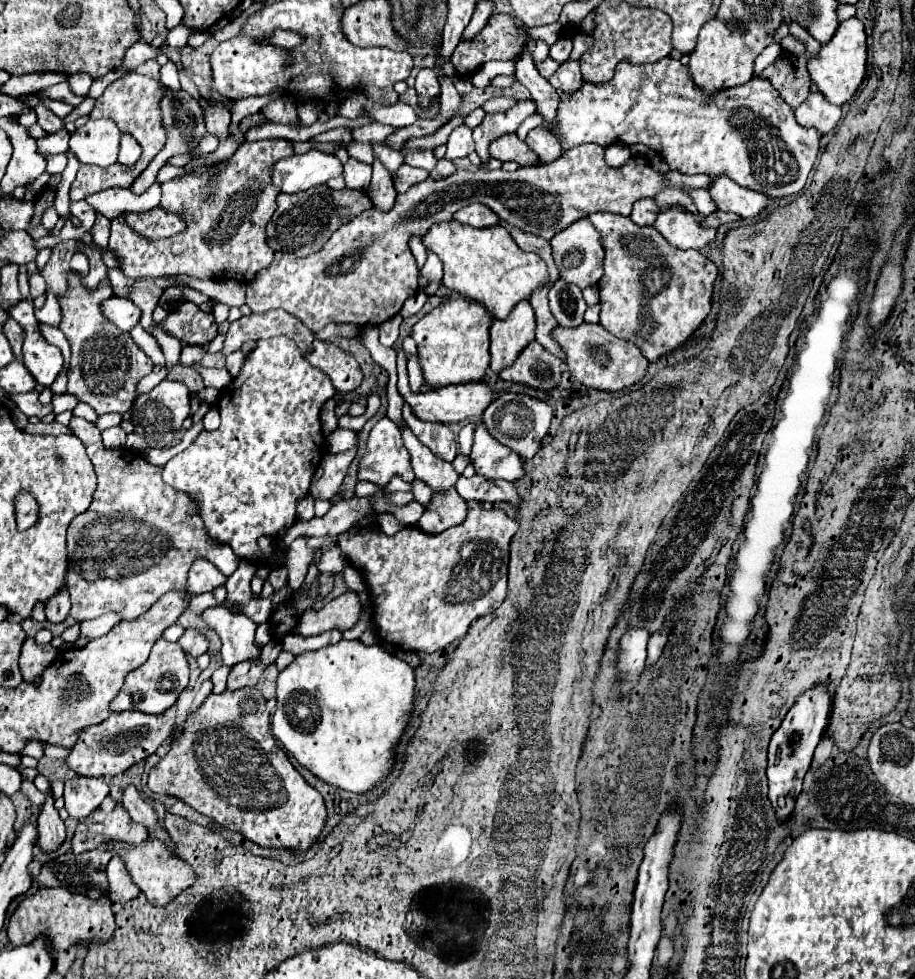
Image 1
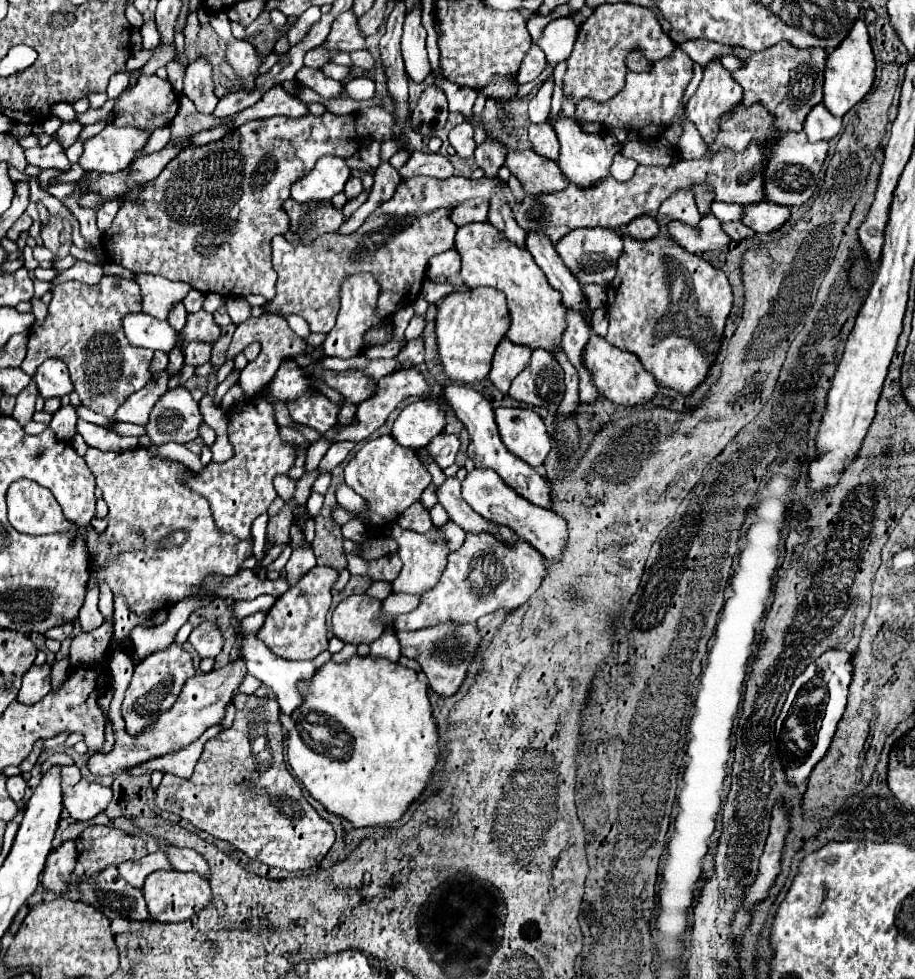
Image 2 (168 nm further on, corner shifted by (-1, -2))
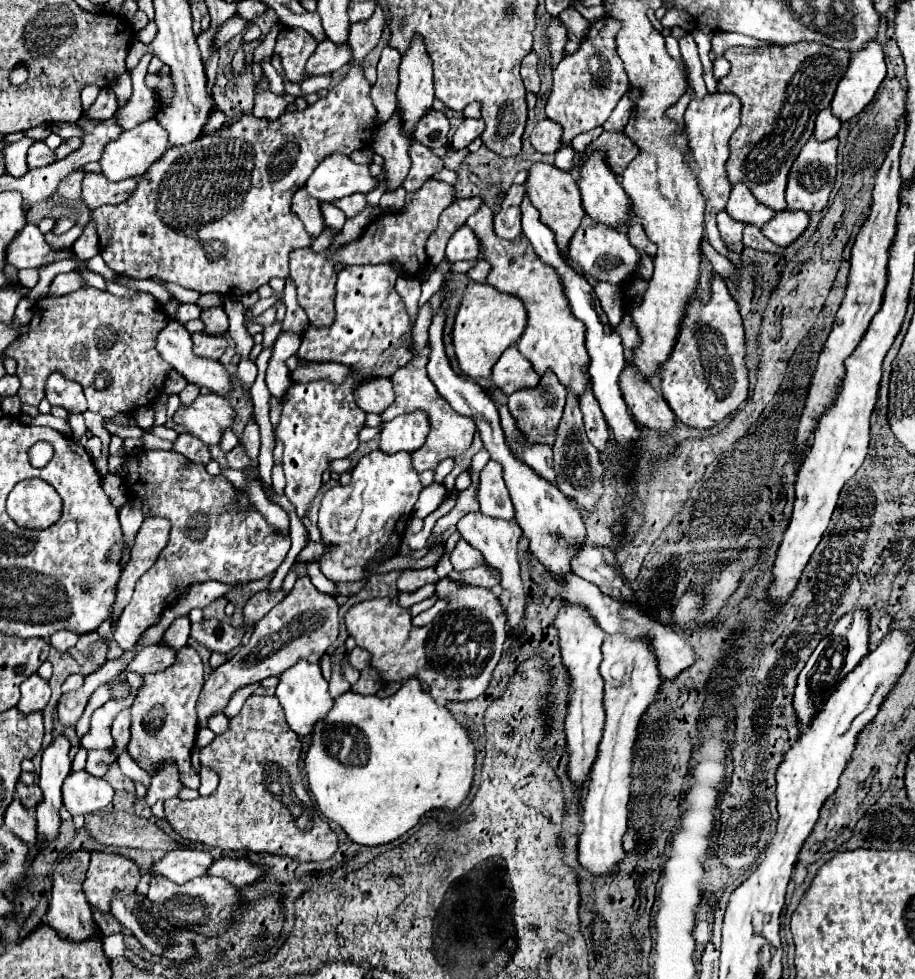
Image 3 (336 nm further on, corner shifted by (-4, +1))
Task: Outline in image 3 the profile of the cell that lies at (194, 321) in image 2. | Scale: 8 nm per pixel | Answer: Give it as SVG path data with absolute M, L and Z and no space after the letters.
M204 308L200 314L200 320L204 322L204 332L212 336L220 336L228 332L228 316L222 308Z

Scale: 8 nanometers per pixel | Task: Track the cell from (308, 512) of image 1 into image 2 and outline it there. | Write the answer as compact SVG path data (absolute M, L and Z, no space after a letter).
M337 441L329 451L327 451L327 455L323 457L323 461L319 463L319 469L323 471L323 473L329 473L329 471L333 471L333 467L337 467L347 455L349 455L349 451L355 447L355 443L353 441Z

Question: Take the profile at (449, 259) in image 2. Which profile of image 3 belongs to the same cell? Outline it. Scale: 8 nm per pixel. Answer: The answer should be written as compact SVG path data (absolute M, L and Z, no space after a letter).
M468 226L458 228L446 246L448 264L454 264L458 260L476 260L478 254L480 254L480 242L476 242L476 236Z

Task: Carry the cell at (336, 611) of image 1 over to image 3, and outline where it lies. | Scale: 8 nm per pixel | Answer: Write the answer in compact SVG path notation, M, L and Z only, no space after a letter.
M450 578L436 584L436 594L438 598L448 596L448 608L424 628L412 626L410 612L396 598L370 598L346 612L346 630L360 648L372 654L372 666L384 682L416 676L426 680L434 700L472 700L486 690L504 650L506 616L502 604L490 590L460 588Z

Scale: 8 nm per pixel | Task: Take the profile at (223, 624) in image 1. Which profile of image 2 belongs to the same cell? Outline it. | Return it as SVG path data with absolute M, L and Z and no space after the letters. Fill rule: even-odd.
M257 611L249 617L245 617L241 621L241 631L245 637L243 637L243 647L241 647L241 657L245 659L247 663L247 671L257 677L259 681L263 681L265 685L269 685L273 689L273 693L277 695L277 703L281 707L281 713L285 715L291 715L299 705L301 705L301 699L303 695L299 693L297 685L299 681L309 681L313 675L315 675L315 665L311 661L287 661L287 659L281 659L277 655L273 655L259 639L257 639L257 631L261 629L263 621L265 621L265 615L267 611ZM255 615L255 617L253 617ZM253 617L253 619L251 619Z

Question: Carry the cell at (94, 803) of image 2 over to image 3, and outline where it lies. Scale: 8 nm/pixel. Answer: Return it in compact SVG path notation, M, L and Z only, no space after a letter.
M72 772L62 788L64 806L70 810L72 816L76 814L90 814L96 810L106 808L112 802L114 788L104 780L82 772Z

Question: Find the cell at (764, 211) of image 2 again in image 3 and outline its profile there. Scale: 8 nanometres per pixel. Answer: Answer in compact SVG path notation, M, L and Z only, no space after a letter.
M782 210L776 212L772 220L768 220L760 230L764 236L768 236L768 240L772 240L774 244L786 248L788 244L792 244L808 226L808 216L802 210Z

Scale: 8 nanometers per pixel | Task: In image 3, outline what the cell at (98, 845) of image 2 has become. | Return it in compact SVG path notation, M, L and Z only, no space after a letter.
M92 850L90 854L92 860L82 890L90 904L108 912L114 890L136 890L136 884L140 880L140 866L134 860L116 852Z

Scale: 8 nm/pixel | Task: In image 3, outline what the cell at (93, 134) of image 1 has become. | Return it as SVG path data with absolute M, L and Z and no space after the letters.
M150 118L132 130L124 130L116 140L110 140L104 146L98 162L100 162L102 174L108 180L116 182L116 180L144 174L156 160L160 160L160 156L166 152L166 146L168 146L168 132L160 126L160 122L156 118Z

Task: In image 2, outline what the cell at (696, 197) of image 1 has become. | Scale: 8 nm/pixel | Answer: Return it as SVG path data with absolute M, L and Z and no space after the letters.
M715 201L711 205L711 213L721 221L721 223L729 223L729 221L739 221L743 215L743 205L737 203L721 203Z

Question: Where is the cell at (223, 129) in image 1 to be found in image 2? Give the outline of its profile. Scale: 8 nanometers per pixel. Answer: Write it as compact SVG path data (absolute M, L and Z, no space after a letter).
M199 57L193 63L189 63L183 79L183 93L195 103L197 111L201 111L203 115L211 115L219 101L213 89L215 85L211 75L211 63L205 57Z

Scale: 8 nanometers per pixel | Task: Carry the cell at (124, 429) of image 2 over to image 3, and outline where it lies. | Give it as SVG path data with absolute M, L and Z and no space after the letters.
M150 426L150 428L148 428L148 432L152 432L152 434L154 434L154 436L158 436L158 438L170 440L170 442L174 442L174 440L178 438L178 432L176 432L176 430L172 430L172 428L166 428L166 426Z

